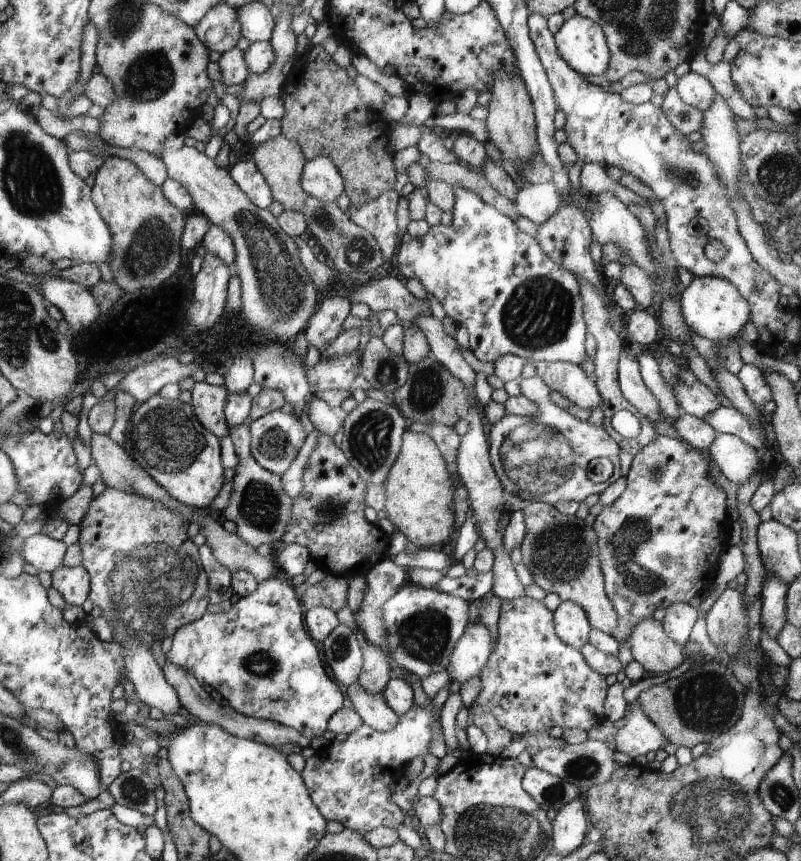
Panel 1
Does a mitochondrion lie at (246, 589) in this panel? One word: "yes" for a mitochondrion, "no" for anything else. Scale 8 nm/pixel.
no

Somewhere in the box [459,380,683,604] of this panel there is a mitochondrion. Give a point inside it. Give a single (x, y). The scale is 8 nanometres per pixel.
(538, 457)

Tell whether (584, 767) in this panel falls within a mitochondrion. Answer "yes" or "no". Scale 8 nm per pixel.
yes

